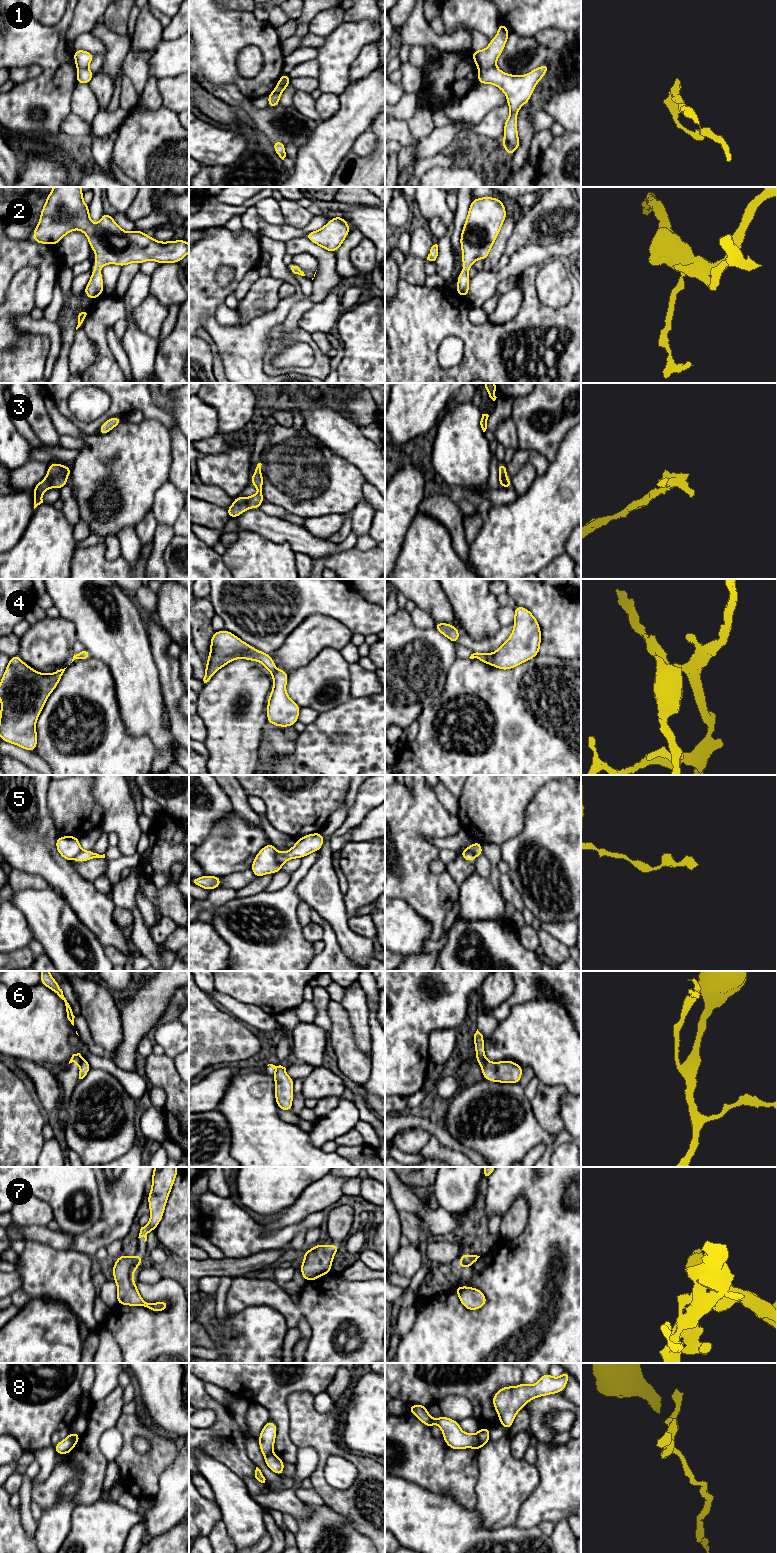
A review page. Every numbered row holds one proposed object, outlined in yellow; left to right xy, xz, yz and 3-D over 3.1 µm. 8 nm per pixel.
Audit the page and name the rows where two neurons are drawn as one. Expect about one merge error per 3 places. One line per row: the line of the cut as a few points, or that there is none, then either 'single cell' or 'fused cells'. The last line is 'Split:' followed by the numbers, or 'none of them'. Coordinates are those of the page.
1: yz (495, 65), (479, 70) | fused cells
2: no cut | single cell
3: no cut | single cell
4: xz (274, 669), (270, 672) | fused cells
5: yz (461, 853), (470, 851), (476, 857) | fused cells
6: yz (486, 1059), (479, 1063) | fused cells
7: no cut | single cell
8: yz (475, 1434), (484, 1444) | fused cells
Split: 1, 4, 5, 6, 8

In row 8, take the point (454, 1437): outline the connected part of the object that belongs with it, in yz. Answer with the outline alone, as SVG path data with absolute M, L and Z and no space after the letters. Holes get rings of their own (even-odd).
M415 1403L414 1405L409 1406L408 1410L430 1429L433 1424L436 1423L442 1430L445 1443L451 1449L458 1450L472 1448L479 1451L485 1445L479 1441L476 1434L465 1433L461 1429L458 1421L443 1415L437 1419L433 1419L426 1406L423 1406L422 1404Z

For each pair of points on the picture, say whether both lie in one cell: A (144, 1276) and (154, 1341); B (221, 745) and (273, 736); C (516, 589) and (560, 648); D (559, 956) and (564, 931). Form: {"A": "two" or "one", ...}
{"A": "two", "B": "two", "C": "one", "D": "two"}

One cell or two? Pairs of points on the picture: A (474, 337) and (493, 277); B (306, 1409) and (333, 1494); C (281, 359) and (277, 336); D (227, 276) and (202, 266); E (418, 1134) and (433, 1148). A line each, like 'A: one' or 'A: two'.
A: two
B: one
C: two
D: two
E: two

